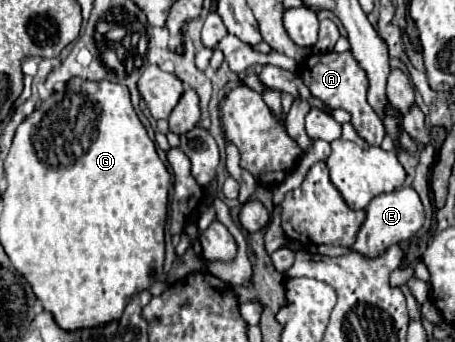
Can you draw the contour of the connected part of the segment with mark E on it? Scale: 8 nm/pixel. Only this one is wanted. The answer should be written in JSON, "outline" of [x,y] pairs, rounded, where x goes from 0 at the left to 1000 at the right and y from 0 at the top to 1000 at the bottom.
{"outline":[[[886,547],[886,553],[873,553],[864,564],[837,564],[829,576],[820,576],[815,594],[807,599],[802,646],[798,646],[793,670],[785,675],[780,711],[767,728],[793,740],[807,757],[829,757],[859,716],[873,716],[873,711],[908,693],[925,670],[930,635],[934,635],[930,599],[921,588],[921,570],[903,547]]]}

